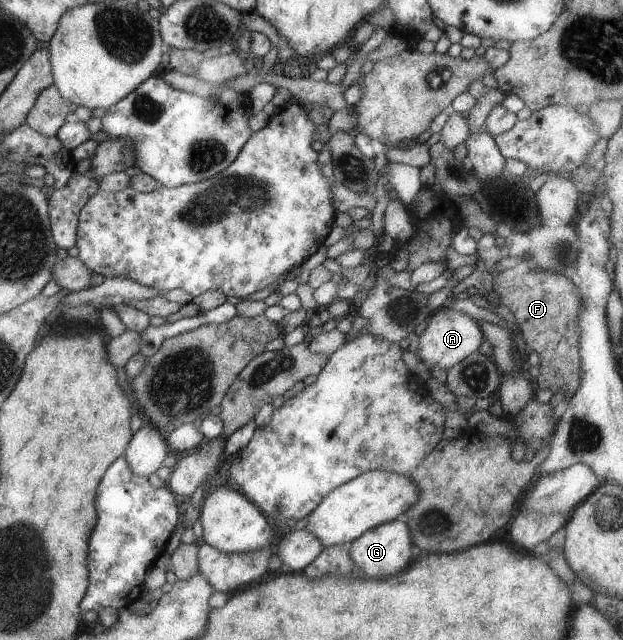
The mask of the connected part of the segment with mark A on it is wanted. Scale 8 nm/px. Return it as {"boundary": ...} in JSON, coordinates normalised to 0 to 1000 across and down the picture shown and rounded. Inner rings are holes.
{"boundary":[[[717,477],[697,486],[684,505],[685,511],[671,527],[673,538],[666,555],[682,567],[690,580],[695,578],[695,573],[724,578],[727,572],[734,572],[750,556],[769,548],[775,531],[780,528],[762,498],[743,491],[743,488],[721,484]]]}

